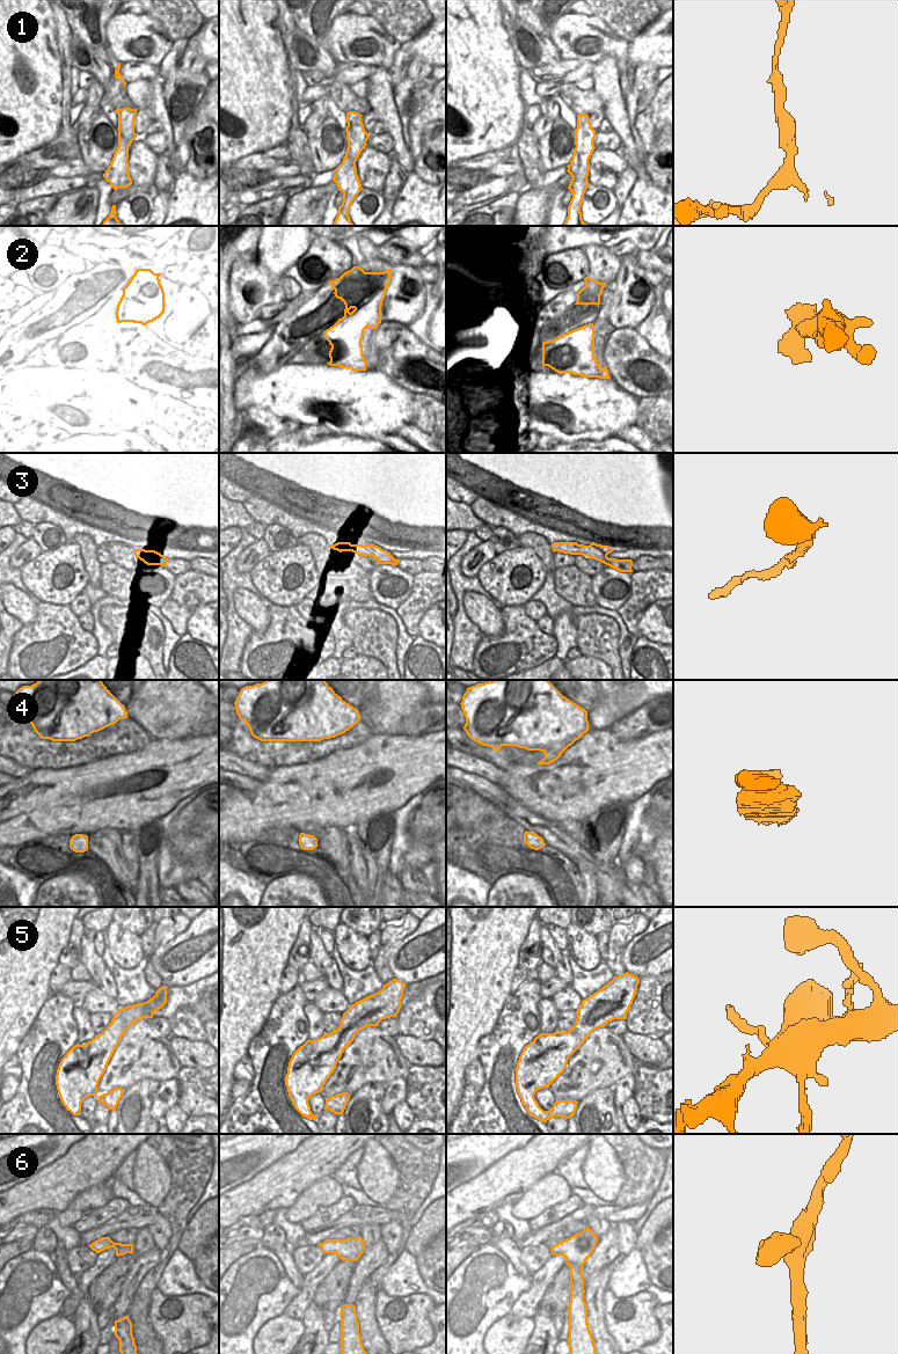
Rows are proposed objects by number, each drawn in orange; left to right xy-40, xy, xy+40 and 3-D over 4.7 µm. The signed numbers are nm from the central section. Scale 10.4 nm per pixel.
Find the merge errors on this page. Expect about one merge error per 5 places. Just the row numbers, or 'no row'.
1

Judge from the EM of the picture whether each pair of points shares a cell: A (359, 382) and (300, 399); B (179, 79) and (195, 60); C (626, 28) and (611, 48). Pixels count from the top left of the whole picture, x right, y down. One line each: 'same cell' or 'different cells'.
A: same cell
B: different cells
C: different cells

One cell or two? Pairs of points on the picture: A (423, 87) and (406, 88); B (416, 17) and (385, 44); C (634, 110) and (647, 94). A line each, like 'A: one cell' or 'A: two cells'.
A: one cell
B: two cells
C: one cell

